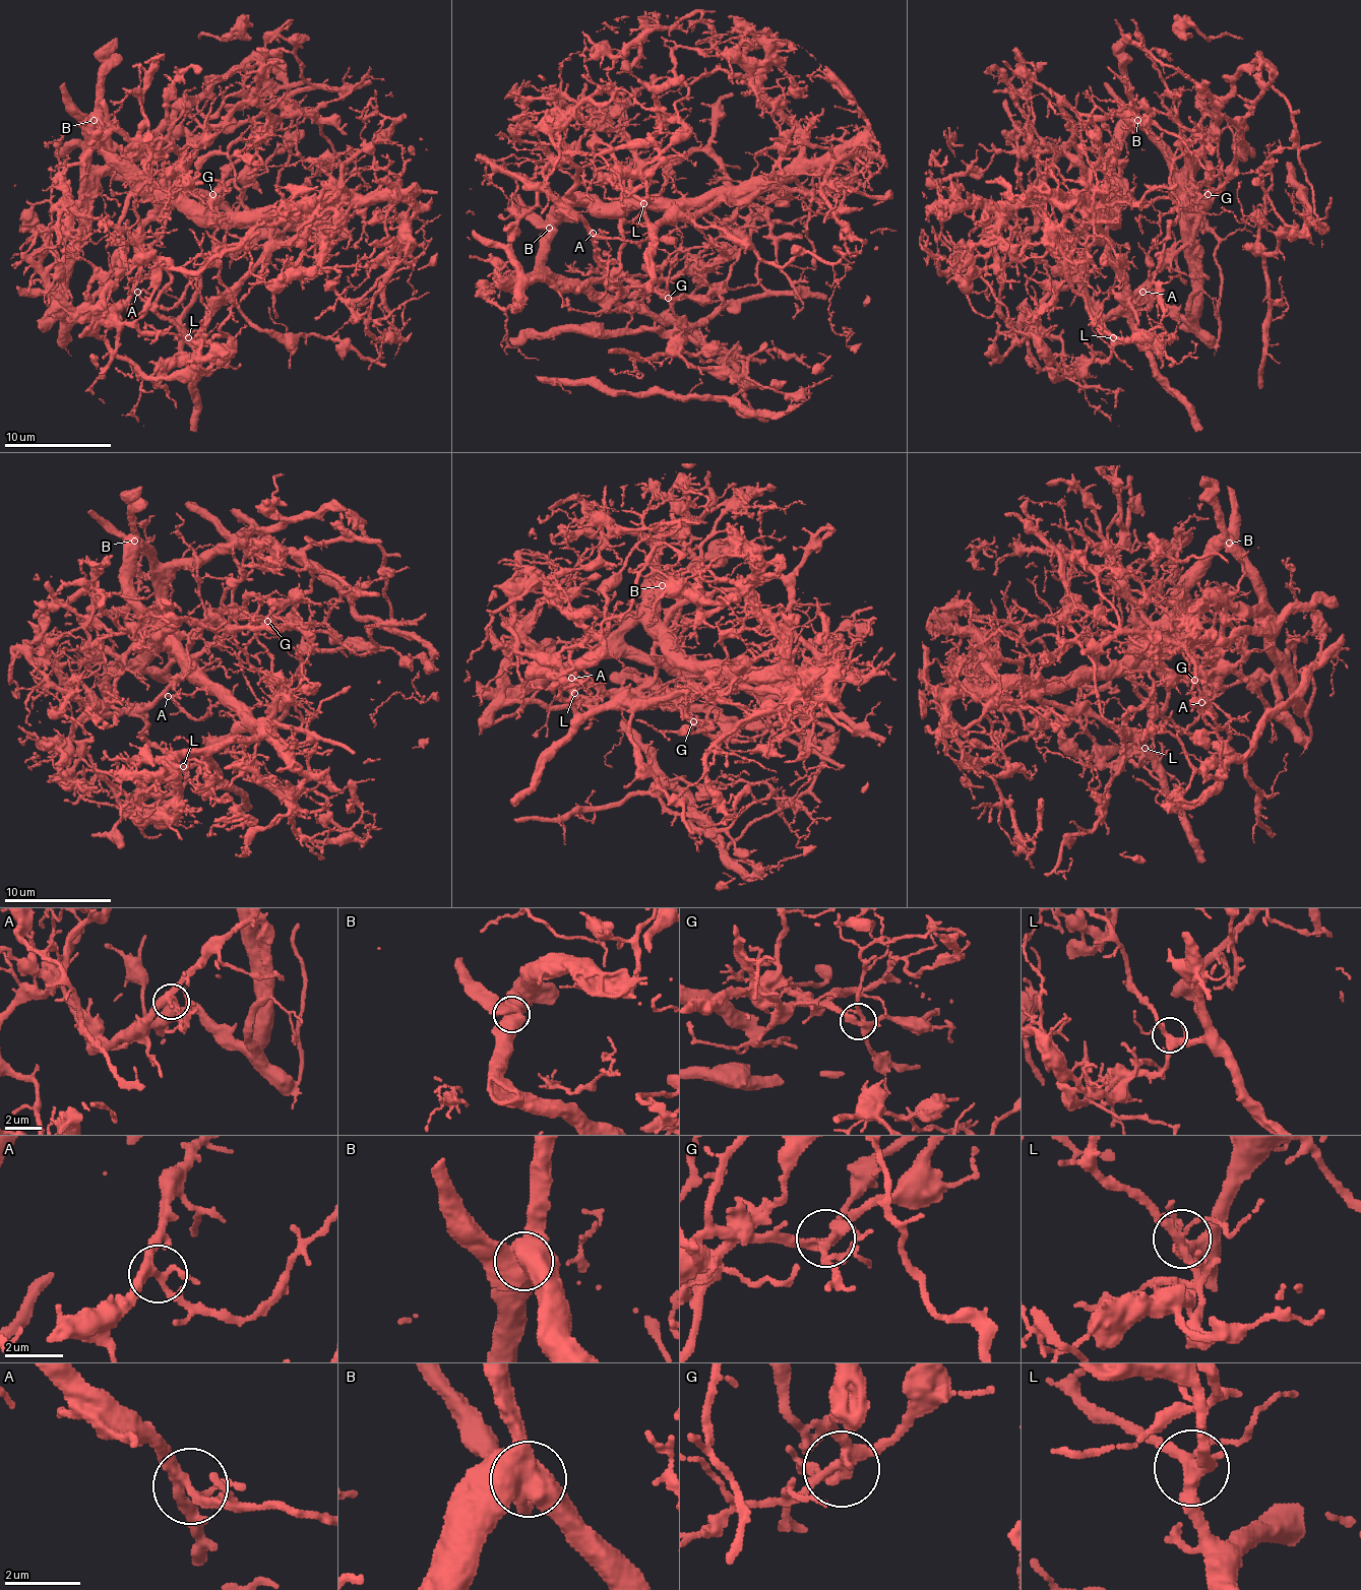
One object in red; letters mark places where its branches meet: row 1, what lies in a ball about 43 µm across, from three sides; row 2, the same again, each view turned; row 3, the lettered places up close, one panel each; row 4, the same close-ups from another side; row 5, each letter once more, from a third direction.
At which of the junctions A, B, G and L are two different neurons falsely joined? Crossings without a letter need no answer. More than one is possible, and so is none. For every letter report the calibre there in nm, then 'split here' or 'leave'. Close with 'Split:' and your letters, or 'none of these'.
A: 300 nm thick; leave
B: 750 nm thick; split here
G: 340 nm thick; split here
L: 320 nm thick; leave
Split: B, G

